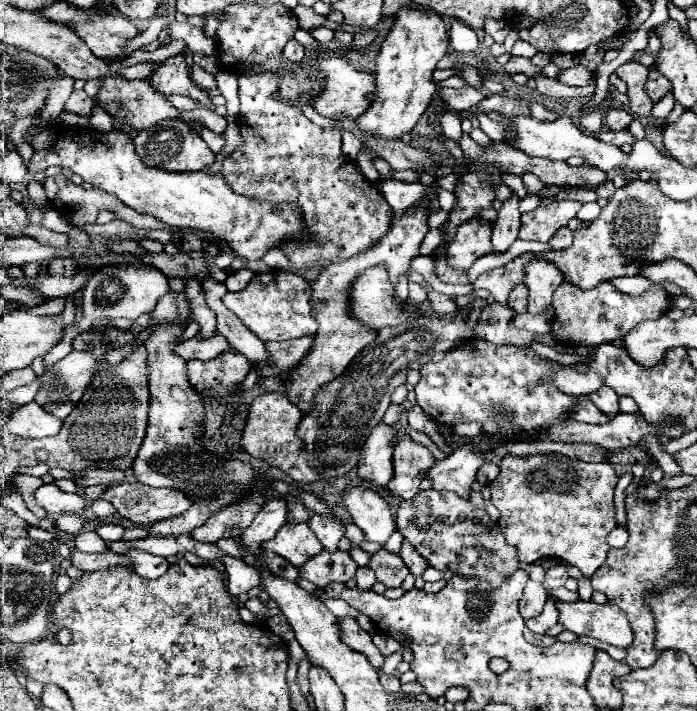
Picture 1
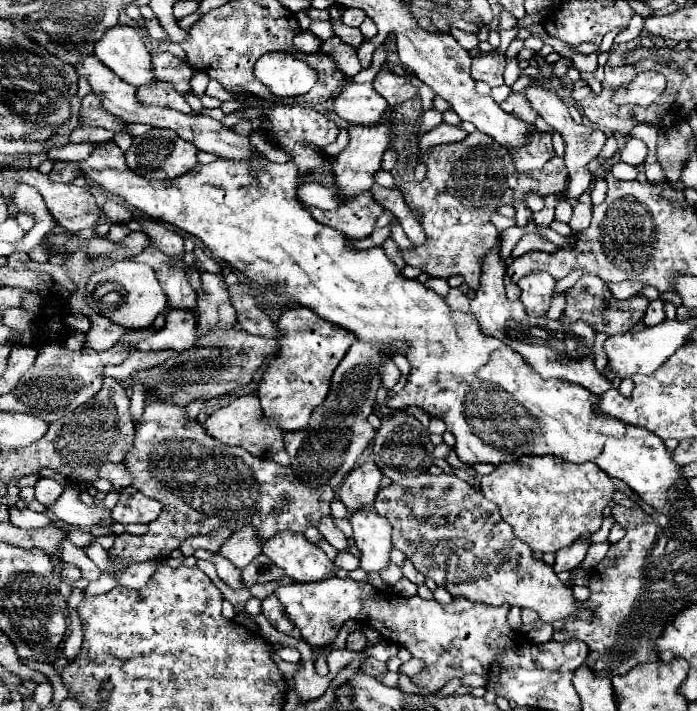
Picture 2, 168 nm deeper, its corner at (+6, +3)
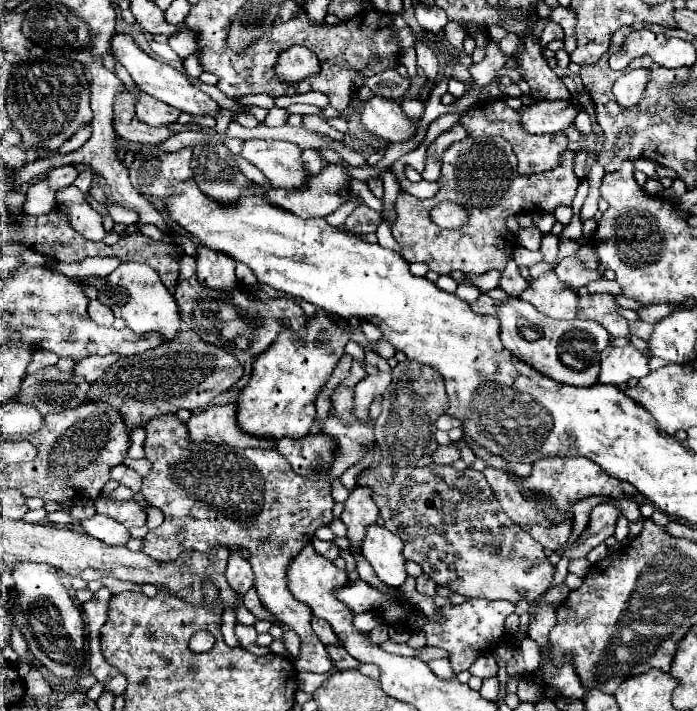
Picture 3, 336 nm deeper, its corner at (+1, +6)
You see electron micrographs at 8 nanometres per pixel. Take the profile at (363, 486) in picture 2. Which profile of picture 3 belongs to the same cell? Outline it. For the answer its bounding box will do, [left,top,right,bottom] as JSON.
[342,486,378,552]

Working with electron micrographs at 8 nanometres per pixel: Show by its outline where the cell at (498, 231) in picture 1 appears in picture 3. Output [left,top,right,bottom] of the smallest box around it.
[498,296,610,386]

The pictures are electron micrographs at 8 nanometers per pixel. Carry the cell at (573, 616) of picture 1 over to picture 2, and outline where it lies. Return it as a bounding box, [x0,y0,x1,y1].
[375,473,591,623]

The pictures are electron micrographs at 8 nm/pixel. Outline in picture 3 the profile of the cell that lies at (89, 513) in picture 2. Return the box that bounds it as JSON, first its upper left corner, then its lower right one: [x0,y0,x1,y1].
[80,514,130,546]

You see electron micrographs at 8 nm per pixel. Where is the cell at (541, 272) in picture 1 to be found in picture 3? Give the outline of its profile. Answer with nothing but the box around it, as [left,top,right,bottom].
[520,272,578,320]

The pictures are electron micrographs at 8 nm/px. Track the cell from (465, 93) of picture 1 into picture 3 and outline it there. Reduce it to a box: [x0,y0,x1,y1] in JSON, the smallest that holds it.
[364,70,410,102]

